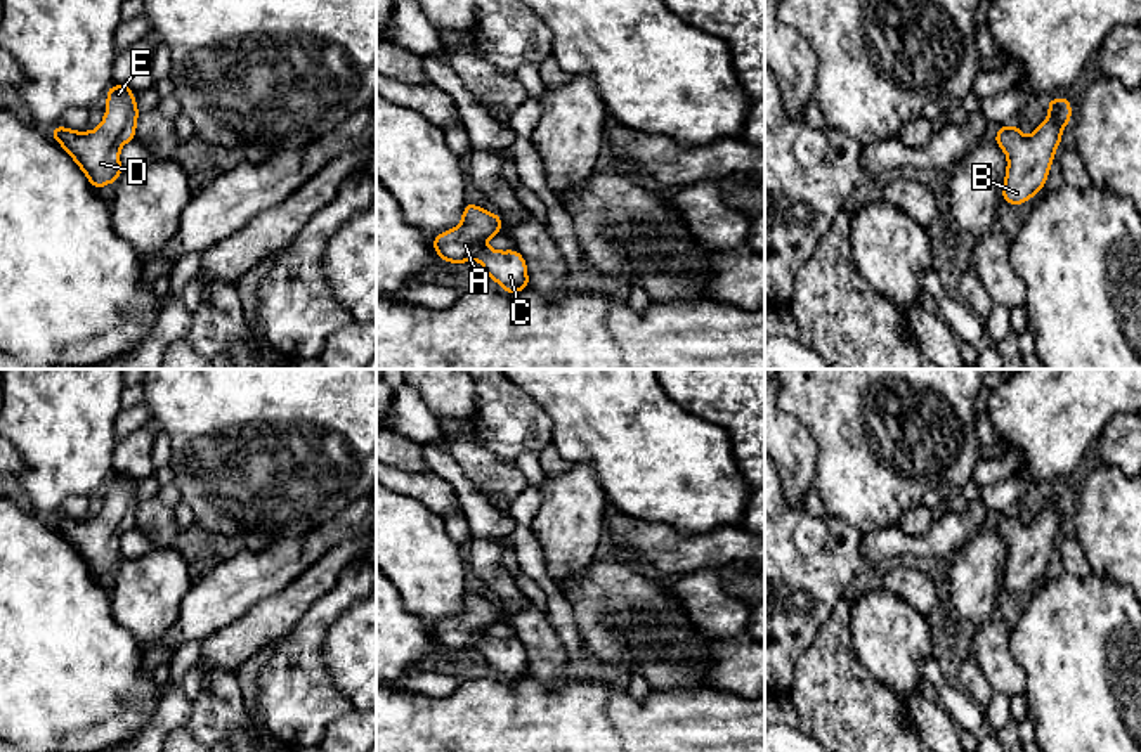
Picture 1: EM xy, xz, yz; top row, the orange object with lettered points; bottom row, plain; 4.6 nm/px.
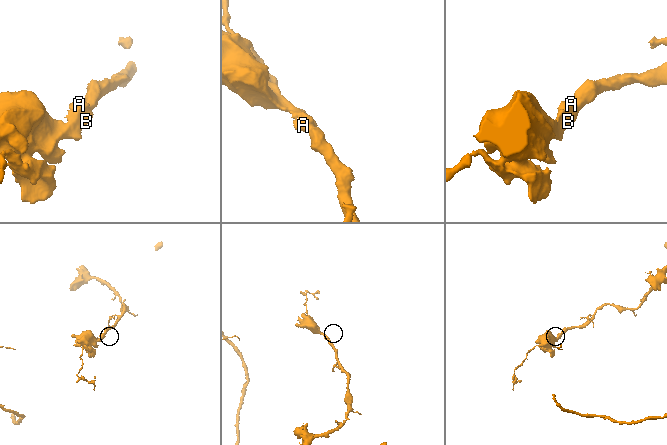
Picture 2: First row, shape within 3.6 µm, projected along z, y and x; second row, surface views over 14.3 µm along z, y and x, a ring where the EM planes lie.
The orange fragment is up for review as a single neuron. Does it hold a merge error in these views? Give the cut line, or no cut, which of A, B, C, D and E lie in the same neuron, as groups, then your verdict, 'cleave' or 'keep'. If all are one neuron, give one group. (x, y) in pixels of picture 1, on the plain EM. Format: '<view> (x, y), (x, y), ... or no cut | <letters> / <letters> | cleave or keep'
no cut | A B C D E | keep

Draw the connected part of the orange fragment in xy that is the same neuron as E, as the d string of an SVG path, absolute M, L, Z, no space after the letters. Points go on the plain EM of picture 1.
M113 473L106 487L108 497L95 518L82 522L61 513L50 518L95 577L118 568L123 560L120 535L135 528L139 506L137 490L128 473Z

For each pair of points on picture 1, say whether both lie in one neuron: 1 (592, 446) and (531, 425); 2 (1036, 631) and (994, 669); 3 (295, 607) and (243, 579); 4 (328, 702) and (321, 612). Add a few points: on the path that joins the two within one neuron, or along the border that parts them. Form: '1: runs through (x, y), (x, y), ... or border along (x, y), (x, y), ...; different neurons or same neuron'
1: border along (531, 395), (550, 420), (550, 442); different neurons
2: border along (1011, 628), (1010, 654), (1025, 674), (1025, 692); different neurons
3: border along (306, 569), (278, 593), (260, 600), (240, 617); different neurons
4: runs through (311, 680), (311, 635); same neuron

